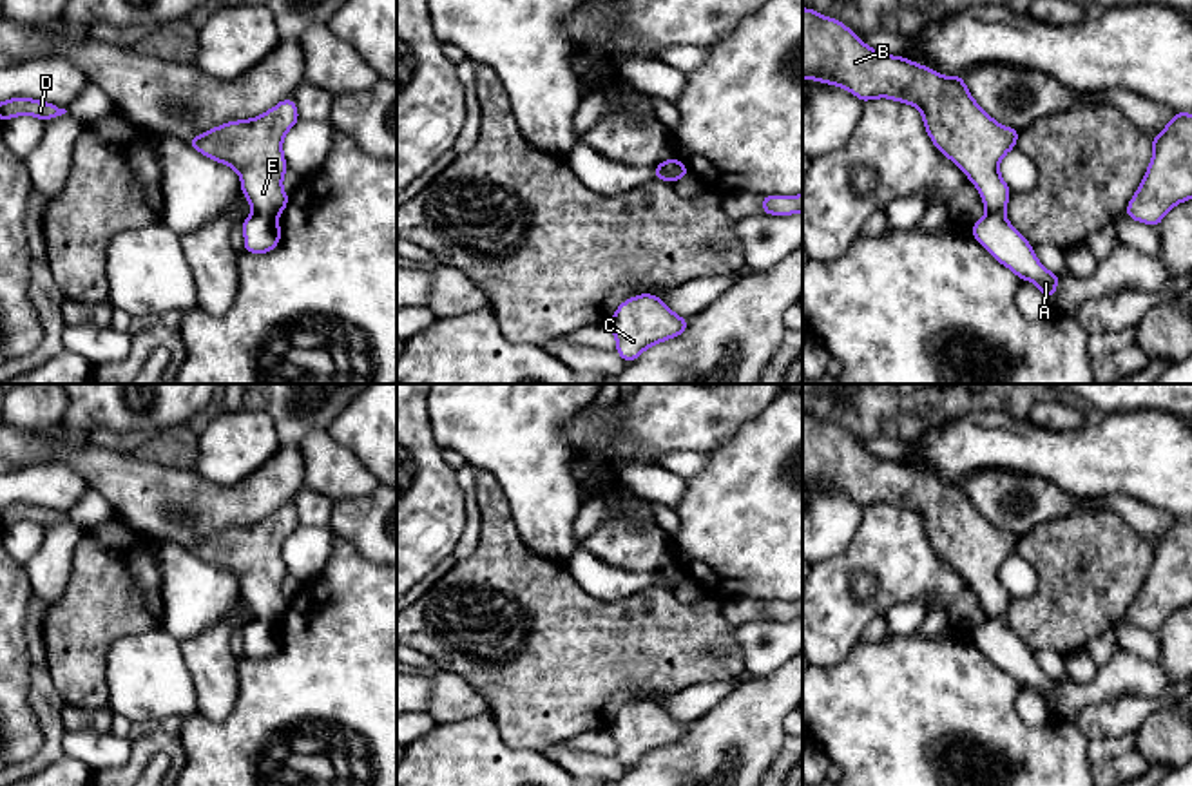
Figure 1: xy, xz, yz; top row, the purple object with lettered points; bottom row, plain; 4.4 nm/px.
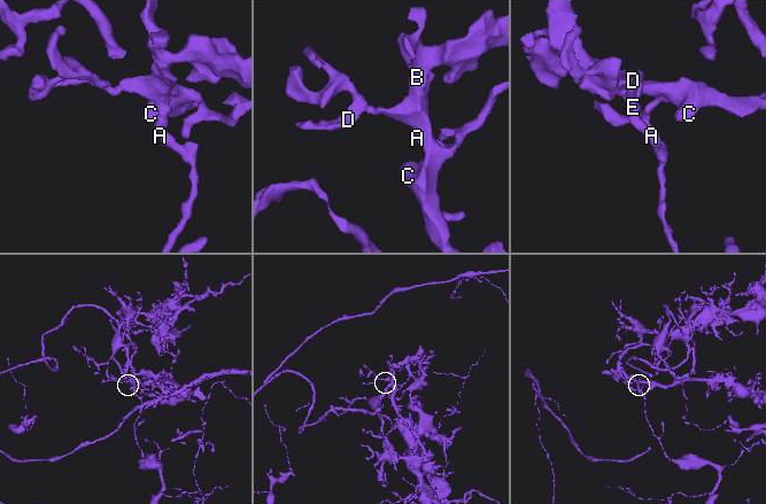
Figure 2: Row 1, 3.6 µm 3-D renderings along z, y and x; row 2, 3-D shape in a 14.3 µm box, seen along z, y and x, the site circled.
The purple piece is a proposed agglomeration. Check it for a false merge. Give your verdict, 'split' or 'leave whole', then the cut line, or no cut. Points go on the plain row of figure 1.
split | xy (254, 616), (276, 623)

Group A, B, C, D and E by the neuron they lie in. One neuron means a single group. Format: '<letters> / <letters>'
A / B C D E

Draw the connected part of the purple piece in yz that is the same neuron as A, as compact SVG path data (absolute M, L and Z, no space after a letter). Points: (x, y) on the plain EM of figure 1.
M985 619L971 632L973 643L1018 685L1034 688L1045 705L1056 699L1058 679L1043 674L1033 650L1009 628L1005 619Z

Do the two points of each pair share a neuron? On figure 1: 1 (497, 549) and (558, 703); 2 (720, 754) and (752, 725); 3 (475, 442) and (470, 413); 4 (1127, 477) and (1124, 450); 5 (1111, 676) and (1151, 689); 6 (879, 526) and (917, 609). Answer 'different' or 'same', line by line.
1: same
2: same
3: same
4: same
5: same
6: different

